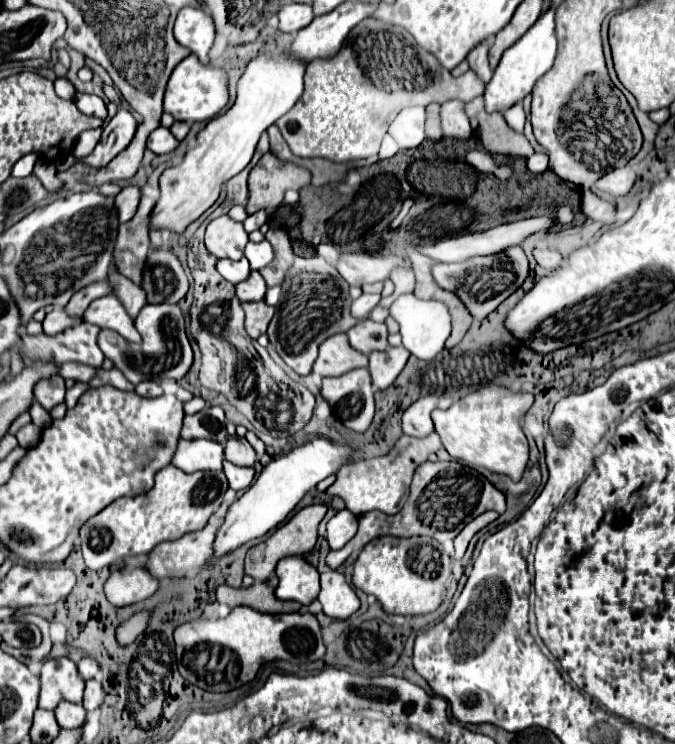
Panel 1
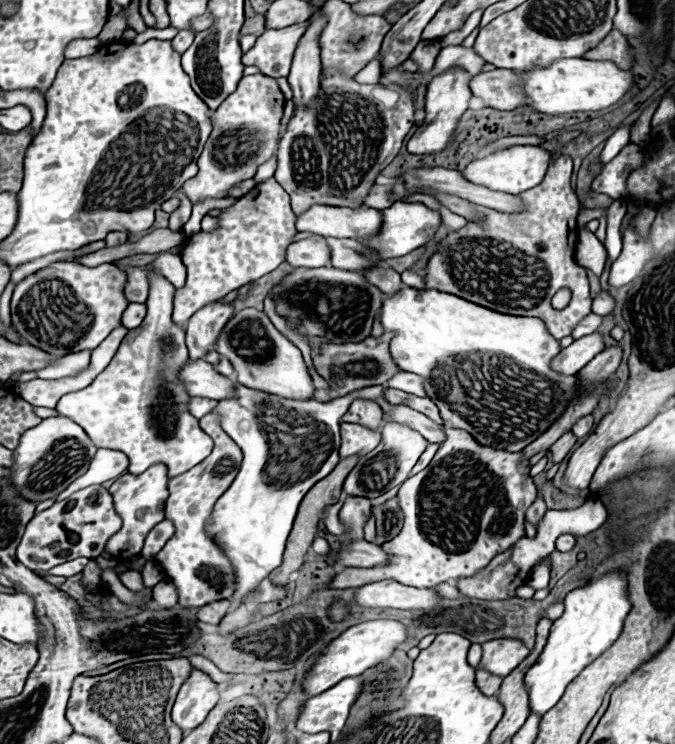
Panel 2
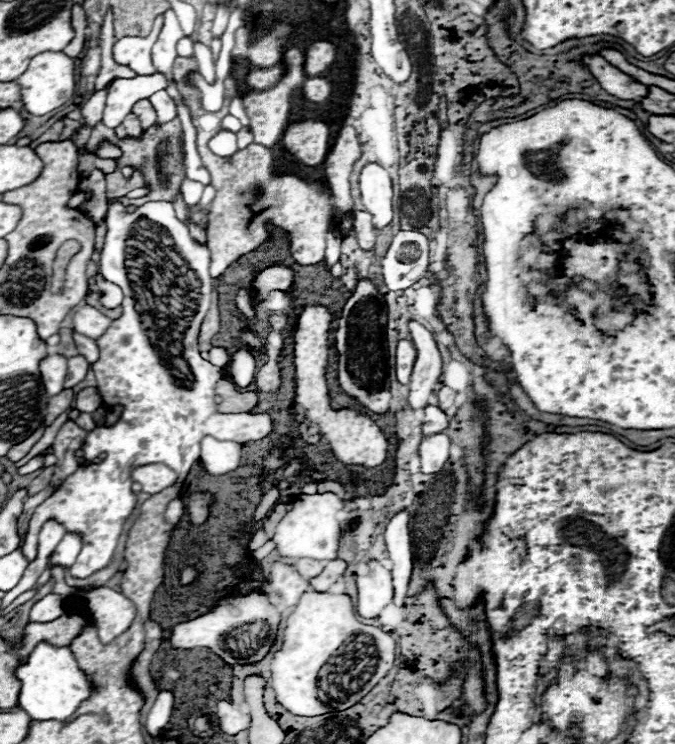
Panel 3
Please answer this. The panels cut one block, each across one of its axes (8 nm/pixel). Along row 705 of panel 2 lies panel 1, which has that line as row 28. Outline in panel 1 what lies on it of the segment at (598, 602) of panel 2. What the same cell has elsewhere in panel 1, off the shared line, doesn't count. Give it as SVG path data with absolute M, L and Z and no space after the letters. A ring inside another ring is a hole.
M556 8L546 10L534 26L514 44L510 46L500 64L494 70L492 80L486 84L484 92L484 102L488 112L504 112L516 102L520 102L524 96L528 96L534 88L534 84L542 78L544 72L548 72L556 60L556 50L558 50L558 40L556 40Z

